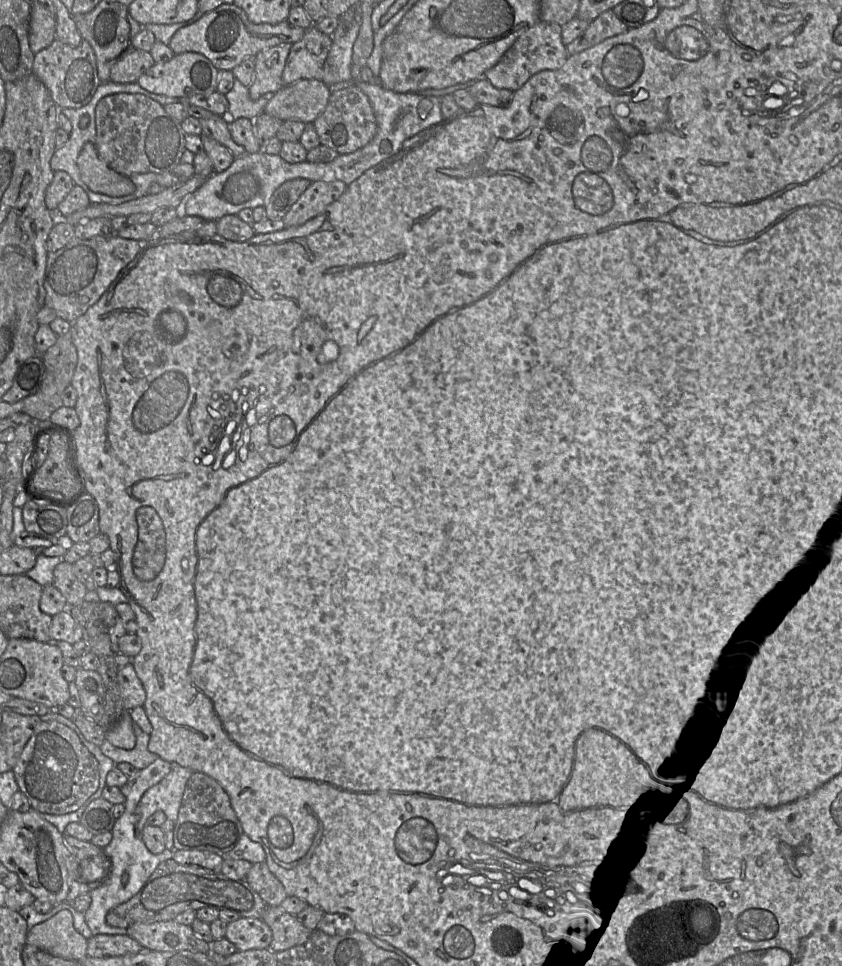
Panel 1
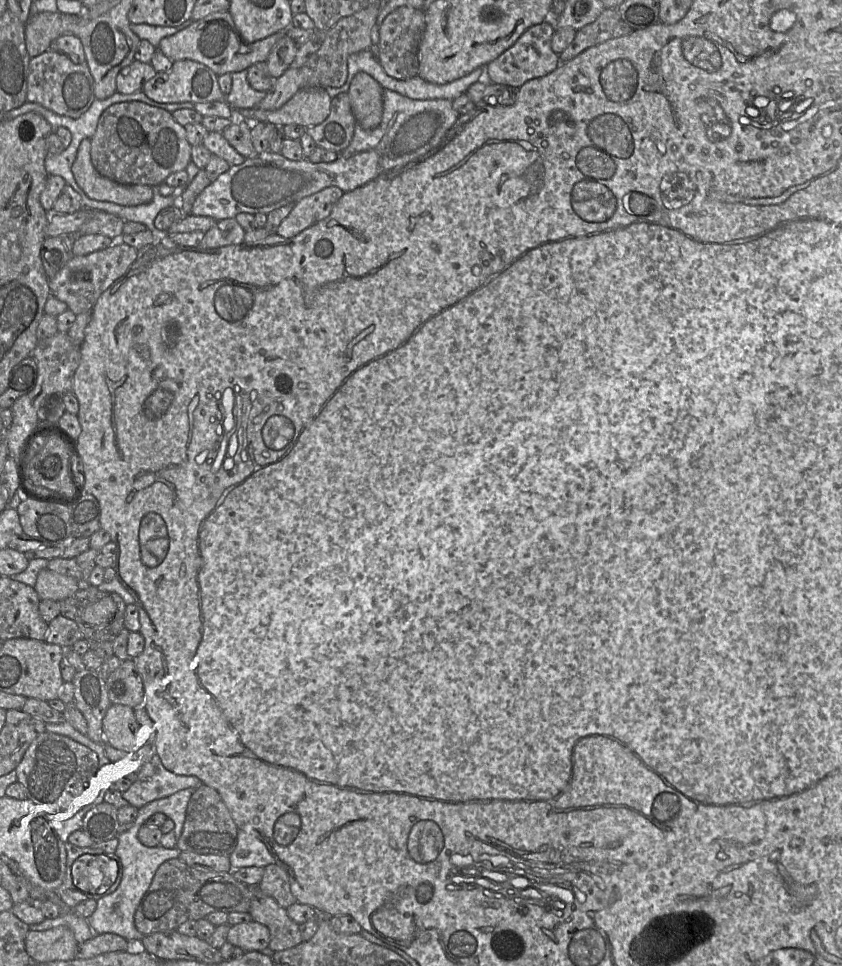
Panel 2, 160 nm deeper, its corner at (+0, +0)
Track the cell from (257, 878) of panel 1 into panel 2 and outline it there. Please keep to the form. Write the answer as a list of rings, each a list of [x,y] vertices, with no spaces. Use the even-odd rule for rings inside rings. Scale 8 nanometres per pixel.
[[[276,863],[264,867],[264,874],[258,888],[285,909],[297,902],[290,890],[287,872]]]

